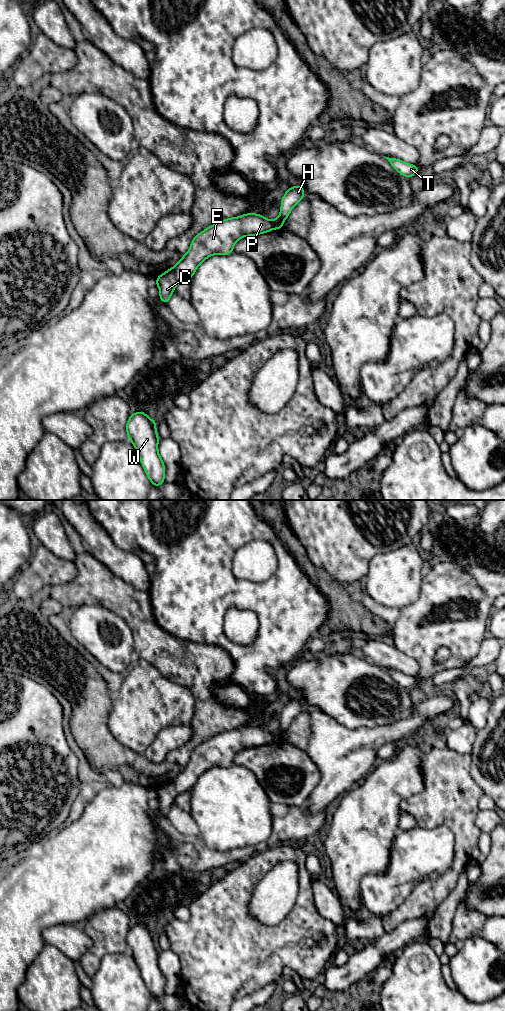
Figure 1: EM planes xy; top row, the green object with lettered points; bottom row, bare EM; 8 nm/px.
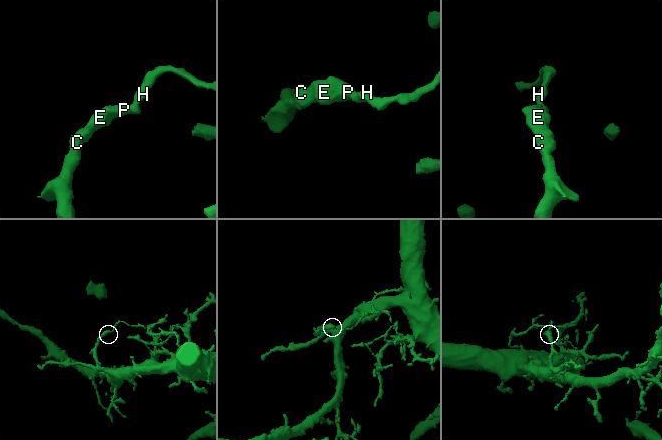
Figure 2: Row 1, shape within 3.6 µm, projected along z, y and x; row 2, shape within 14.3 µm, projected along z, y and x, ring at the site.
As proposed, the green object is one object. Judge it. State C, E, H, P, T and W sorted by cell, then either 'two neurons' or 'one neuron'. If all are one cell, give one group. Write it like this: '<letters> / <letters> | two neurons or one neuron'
C E P W / H T | two neurons

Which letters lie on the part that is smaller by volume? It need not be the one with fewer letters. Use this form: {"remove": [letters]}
{"remove": ["H", "T"]}

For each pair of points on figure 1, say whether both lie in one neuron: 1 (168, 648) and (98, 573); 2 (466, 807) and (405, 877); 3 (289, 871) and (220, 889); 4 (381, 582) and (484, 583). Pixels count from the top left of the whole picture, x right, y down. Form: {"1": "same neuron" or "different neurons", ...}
{"1": "same neuron", "2": "different neurons", "3": "different neurons", "4": "different neurons"}

